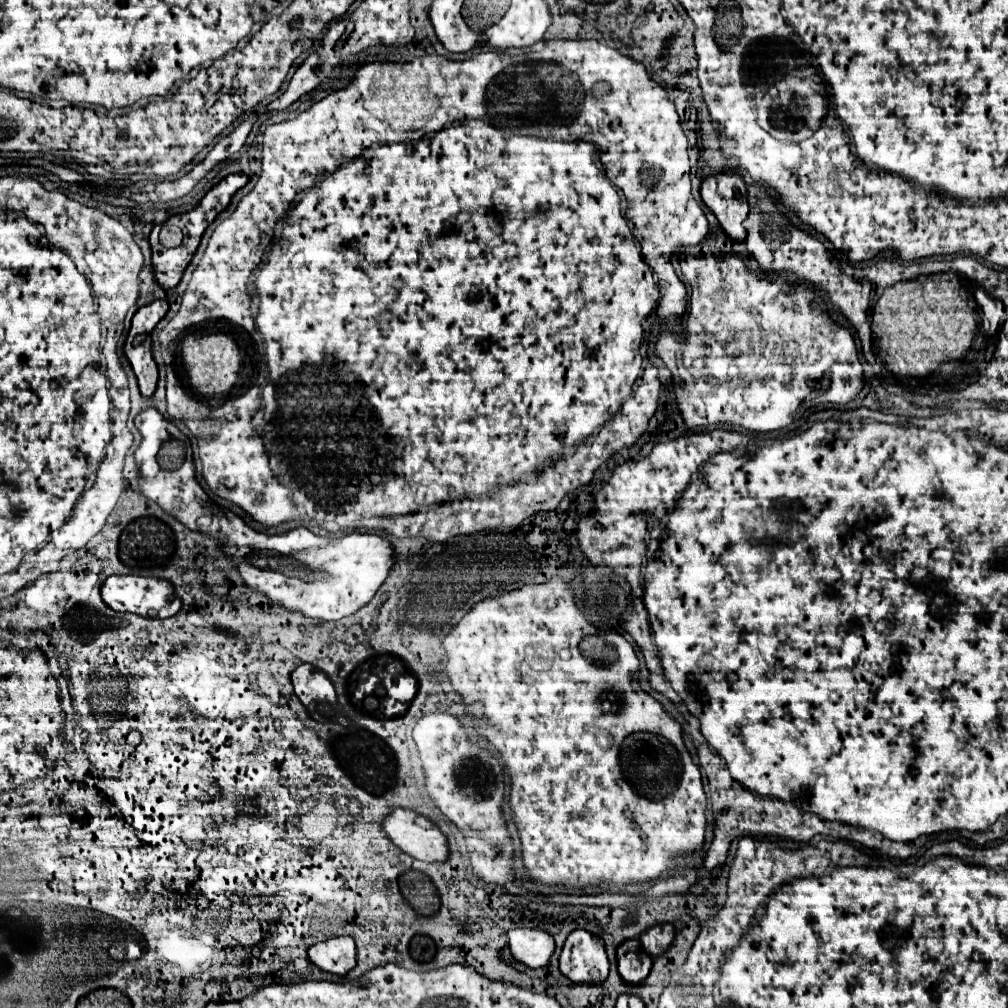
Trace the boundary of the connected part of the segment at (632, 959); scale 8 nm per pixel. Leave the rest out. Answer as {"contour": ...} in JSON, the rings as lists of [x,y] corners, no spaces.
{"contour":[[[626,940],[624,944],[620,944],[616,956],[620,976],[630,984],[640,984],[652,968],[652,958],[644,952],[638,940]]]}

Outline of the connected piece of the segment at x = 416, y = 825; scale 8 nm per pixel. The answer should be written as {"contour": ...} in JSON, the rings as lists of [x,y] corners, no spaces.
{"contour":[[[396,808],[384,822],[384,832],[388,838],[408,852],[408,856],[422,862],[446,862],[448,842],[440,828],[428,818],[412,810]]]}

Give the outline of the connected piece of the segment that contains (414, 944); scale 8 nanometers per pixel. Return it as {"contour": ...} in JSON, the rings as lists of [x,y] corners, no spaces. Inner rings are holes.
{"contour":[[[416,935],[410,942],[410,955],[420,963],[433,960],[436,950],[435,942],[428,936]]]}

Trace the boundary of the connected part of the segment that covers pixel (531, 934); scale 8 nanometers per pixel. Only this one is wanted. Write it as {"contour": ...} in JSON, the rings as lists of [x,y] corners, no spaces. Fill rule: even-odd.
{"contour":[[[516,928],[508,932],[508,938],[512,956],[530,968],[546,966],[554,952],[554,938],[540,928]]]}

